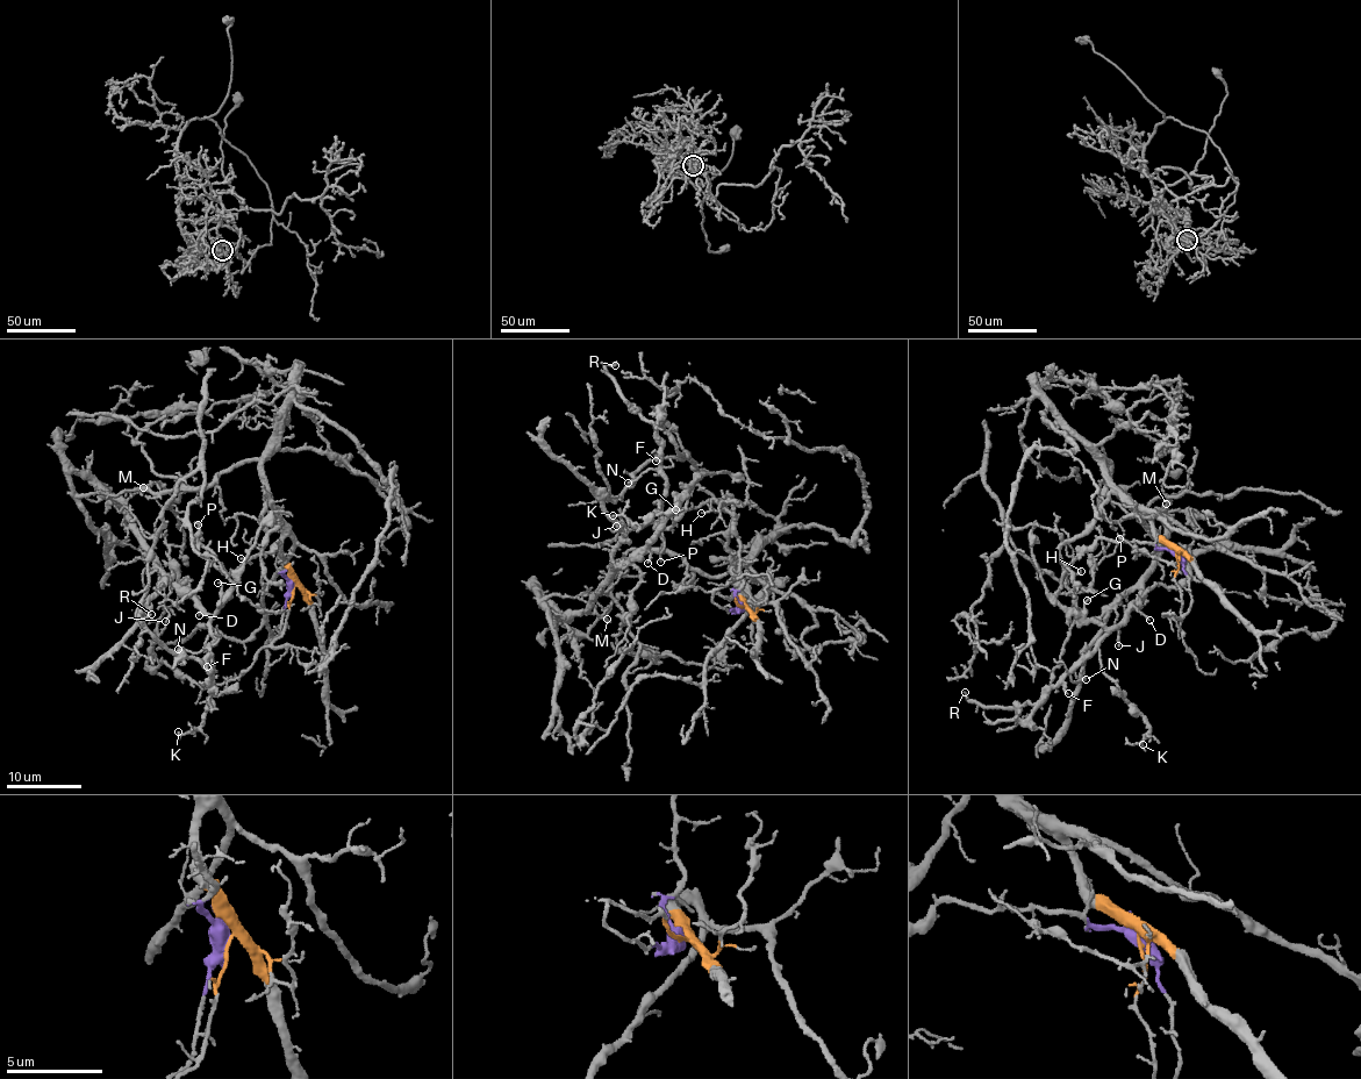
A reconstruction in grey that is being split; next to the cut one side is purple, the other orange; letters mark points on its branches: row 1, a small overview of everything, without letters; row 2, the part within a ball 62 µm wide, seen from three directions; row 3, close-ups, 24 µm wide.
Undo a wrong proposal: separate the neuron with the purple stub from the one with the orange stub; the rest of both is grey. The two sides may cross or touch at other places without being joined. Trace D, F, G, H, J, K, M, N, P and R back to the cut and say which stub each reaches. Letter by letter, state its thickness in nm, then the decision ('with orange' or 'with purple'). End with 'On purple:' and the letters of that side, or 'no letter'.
D: calibre 130 nm; with purple
F: calibre 130 nm; with purple
G: calibre 130 nm; with purple
H: calibre 120 nm; with purple
J: calibre 140 nm; with purple
K: calibre 190 nm; with purple
M: calibre 70 nm; with purple
N: calibre 280 nm; with purple
P: calibre 110 nm; with purple
R: calibre 130 nm; with purple
On purple: D, F, G, H, J, K, M, N, P, R

